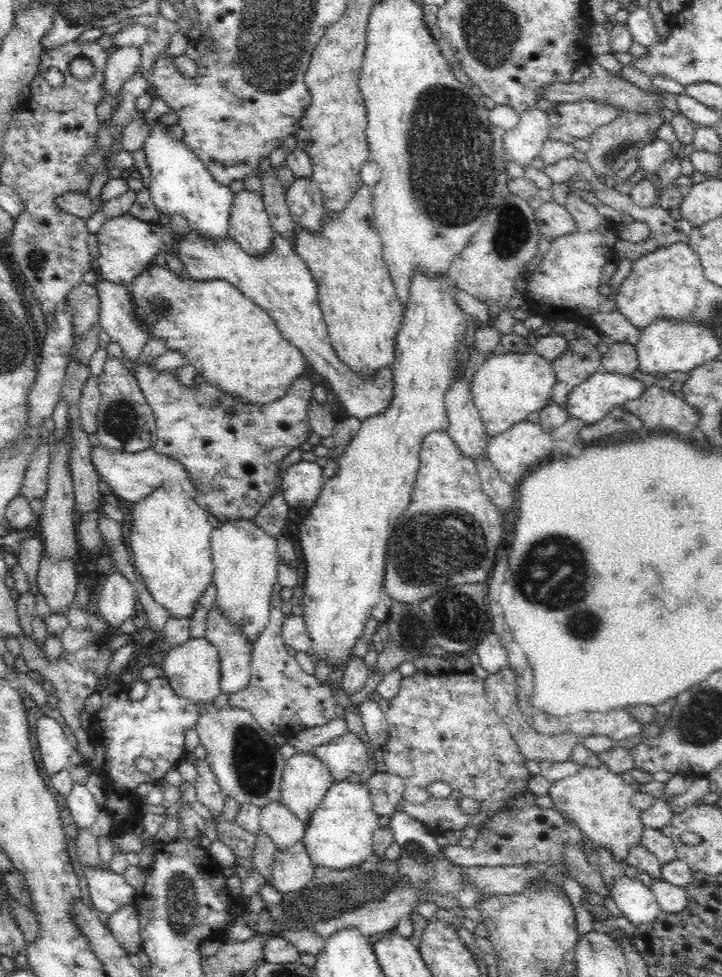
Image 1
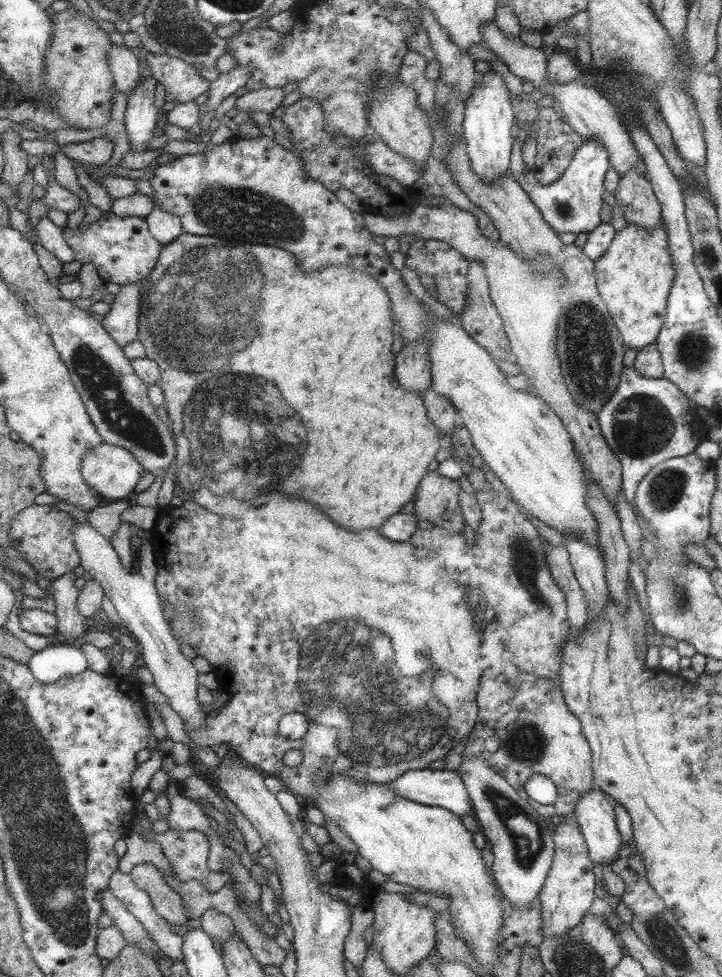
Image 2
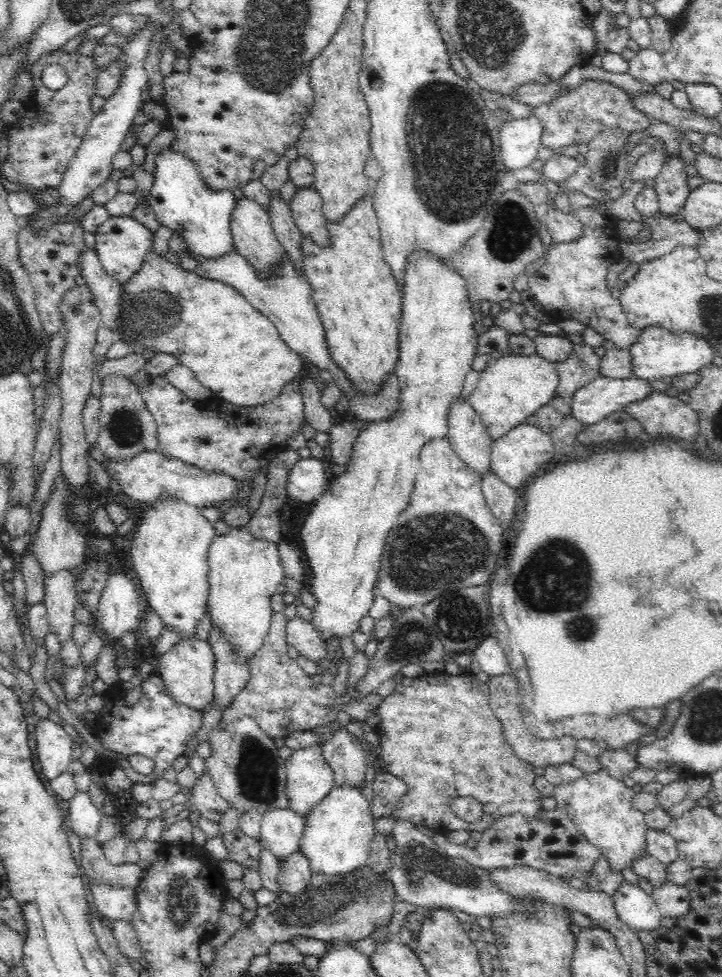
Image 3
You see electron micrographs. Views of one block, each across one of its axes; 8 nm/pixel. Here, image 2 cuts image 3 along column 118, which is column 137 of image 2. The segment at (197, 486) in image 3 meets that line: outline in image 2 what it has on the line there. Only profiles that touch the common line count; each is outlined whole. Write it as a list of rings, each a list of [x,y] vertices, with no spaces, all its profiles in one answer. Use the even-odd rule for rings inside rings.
[[[103,443],[83,459],[83,477],[97,492],[116,501],[131,499],[142,466],[119,445]]]

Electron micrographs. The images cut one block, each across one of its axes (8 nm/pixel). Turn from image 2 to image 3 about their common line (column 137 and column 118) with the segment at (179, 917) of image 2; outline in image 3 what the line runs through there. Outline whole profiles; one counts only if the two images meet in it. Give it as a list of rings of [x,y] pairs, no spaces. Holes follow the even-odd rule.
[[[83,840],[80,864],[90,879],[90,884],[104,885],[112,889],[136,889],[143,882],[144,873],[138,863],[116,865],[106,860],[101,845],[96,840]]]

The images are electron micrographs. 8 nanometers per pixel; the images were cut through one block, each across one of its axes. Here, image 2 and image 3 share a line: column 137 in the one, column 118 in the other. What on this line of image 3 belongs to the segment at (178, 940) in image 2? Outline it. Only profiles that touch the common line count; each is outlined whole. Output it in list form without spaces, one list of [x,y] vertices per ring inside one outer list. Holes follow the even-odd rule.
[[[92,883],[92,893],[95,905],[104,918],[113,921],[133,922],[133,915],[137,912],[135,889],[112,889],[112,887]]]

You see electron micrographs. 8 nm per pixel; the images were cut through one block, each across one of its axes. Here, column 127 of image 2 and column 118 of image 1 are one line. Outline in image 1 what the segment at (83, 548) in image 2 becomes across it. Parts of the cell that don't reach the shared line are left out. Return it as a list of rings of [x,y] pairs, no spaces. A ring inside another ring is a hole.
[[[117,570],[108,575],[98,598],[99,617],[114,635],[120,632],[122,624],[132,620],[137,612],[137,592],[132,584]]]

